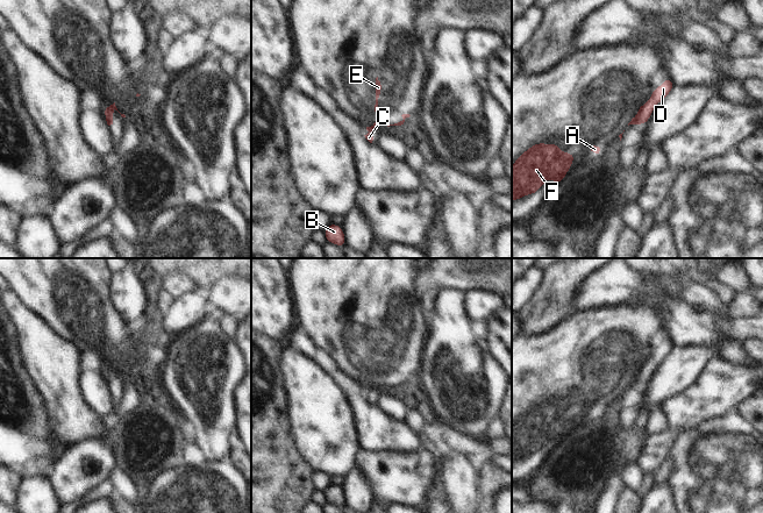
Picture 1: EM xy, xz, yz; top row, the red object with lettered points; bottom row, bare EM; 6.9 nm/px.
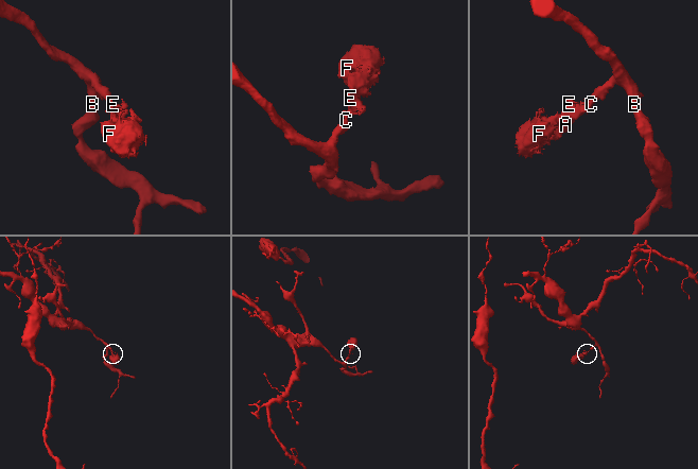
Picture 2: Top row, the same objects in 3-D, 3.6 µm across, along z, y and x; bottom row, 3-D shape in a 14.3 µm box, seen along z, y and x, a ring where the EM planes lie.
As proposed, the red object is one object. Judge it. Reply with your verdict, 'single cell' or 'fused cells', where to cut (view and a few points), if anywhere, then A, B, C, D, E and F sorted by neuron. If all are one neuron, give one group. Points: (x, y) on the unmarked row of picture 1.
fused cells; cut in yz along (642, 365), (637, 373); A E F / B C D

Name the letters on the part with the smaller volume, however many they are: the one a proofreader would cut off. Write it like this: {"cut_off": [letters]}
{"cut_off": ["A", "E", "F"]}

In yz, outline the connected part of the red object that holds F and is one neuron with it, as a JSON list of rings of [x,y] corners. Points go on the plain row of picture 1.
[[[541,402],[534,405],[516,419],[512,427],[512,462],[536,454],[547,440],[552,440],[557,446],[561,444],[565,434],[570,432],[570,426],[575,422],[575,415],[563,413],[559,408],[559,405]]]

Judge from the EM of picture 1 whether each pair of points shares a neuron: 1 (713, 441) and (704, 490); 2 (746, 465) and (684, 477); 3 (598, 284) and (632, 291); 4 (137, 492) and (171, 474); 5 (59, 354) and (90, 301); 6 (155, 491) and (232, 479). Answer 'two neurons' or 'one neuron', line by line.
1: one neuron
2: one neuron
3: one neuron
4: one neuron
5: two neurons
6: one neuron

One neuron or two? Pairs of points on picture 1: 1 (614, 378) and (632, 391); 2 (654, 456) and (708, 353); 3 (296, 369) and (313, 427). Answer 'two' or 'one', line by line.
1: two
2: two
3: one

